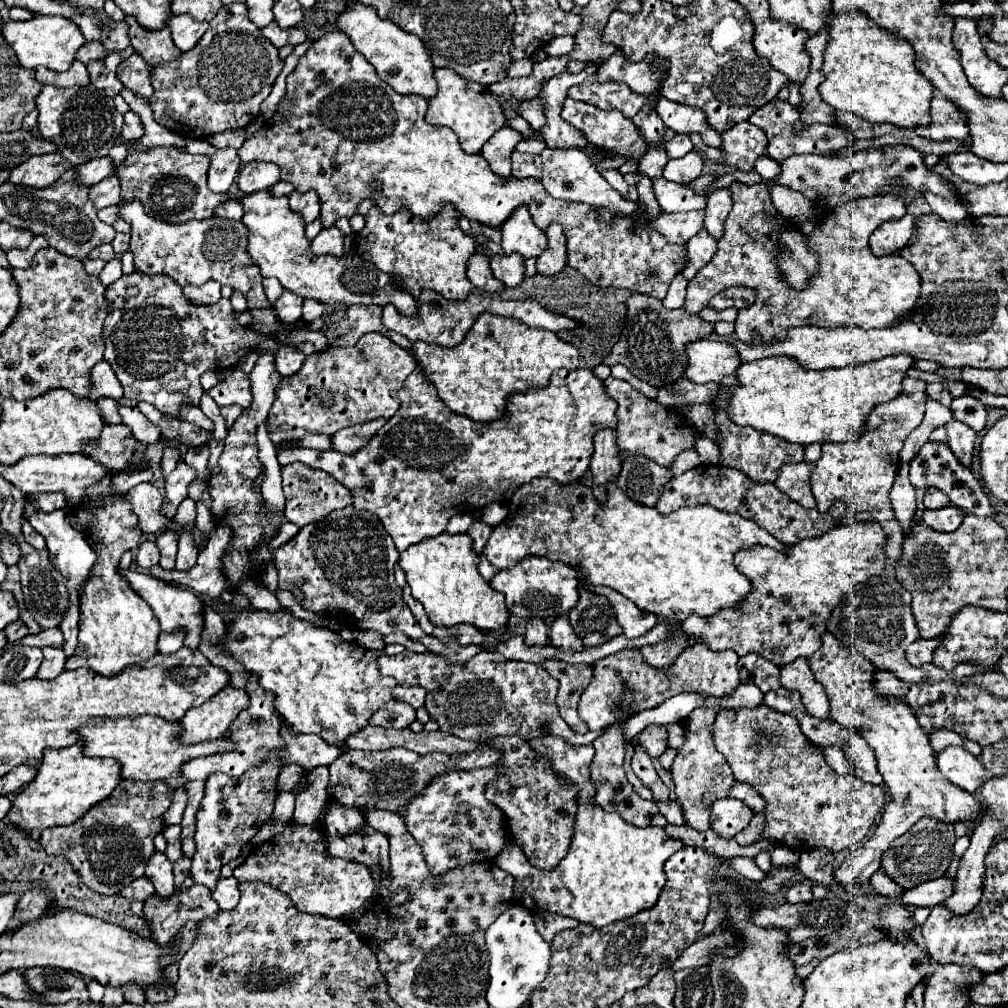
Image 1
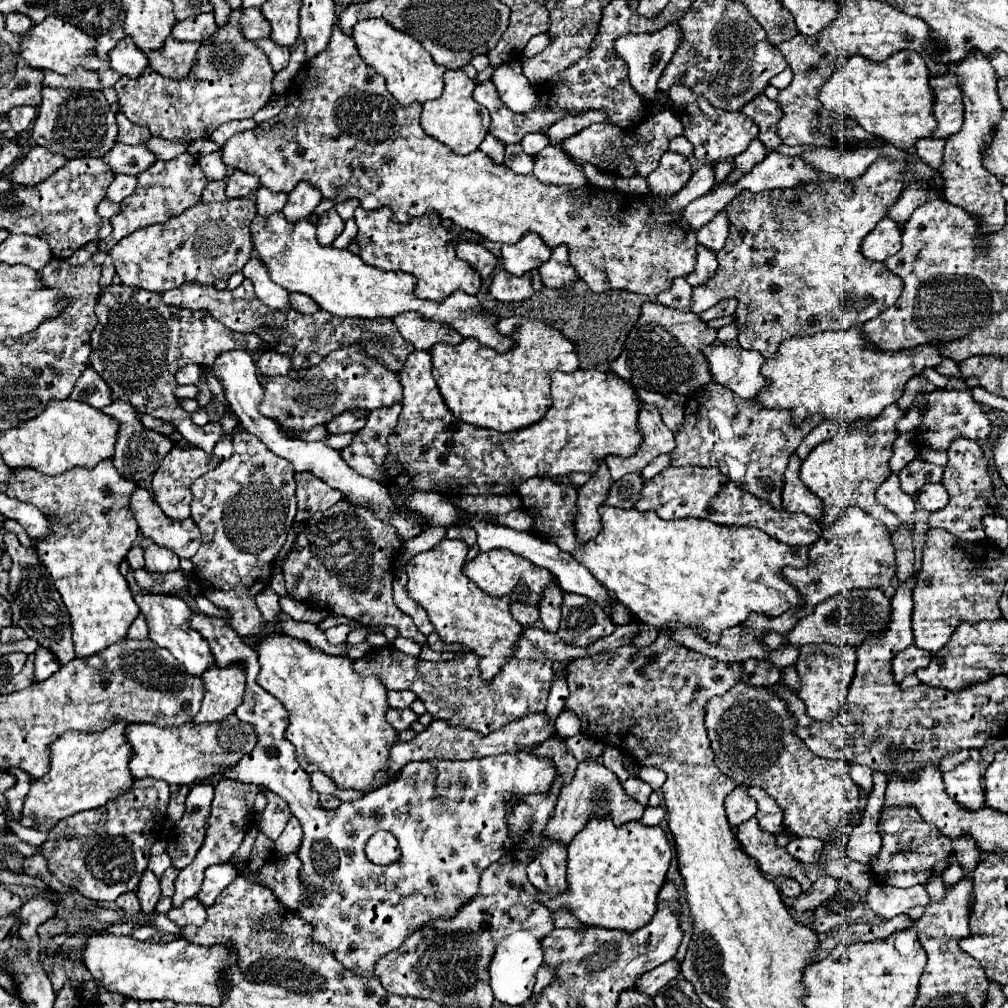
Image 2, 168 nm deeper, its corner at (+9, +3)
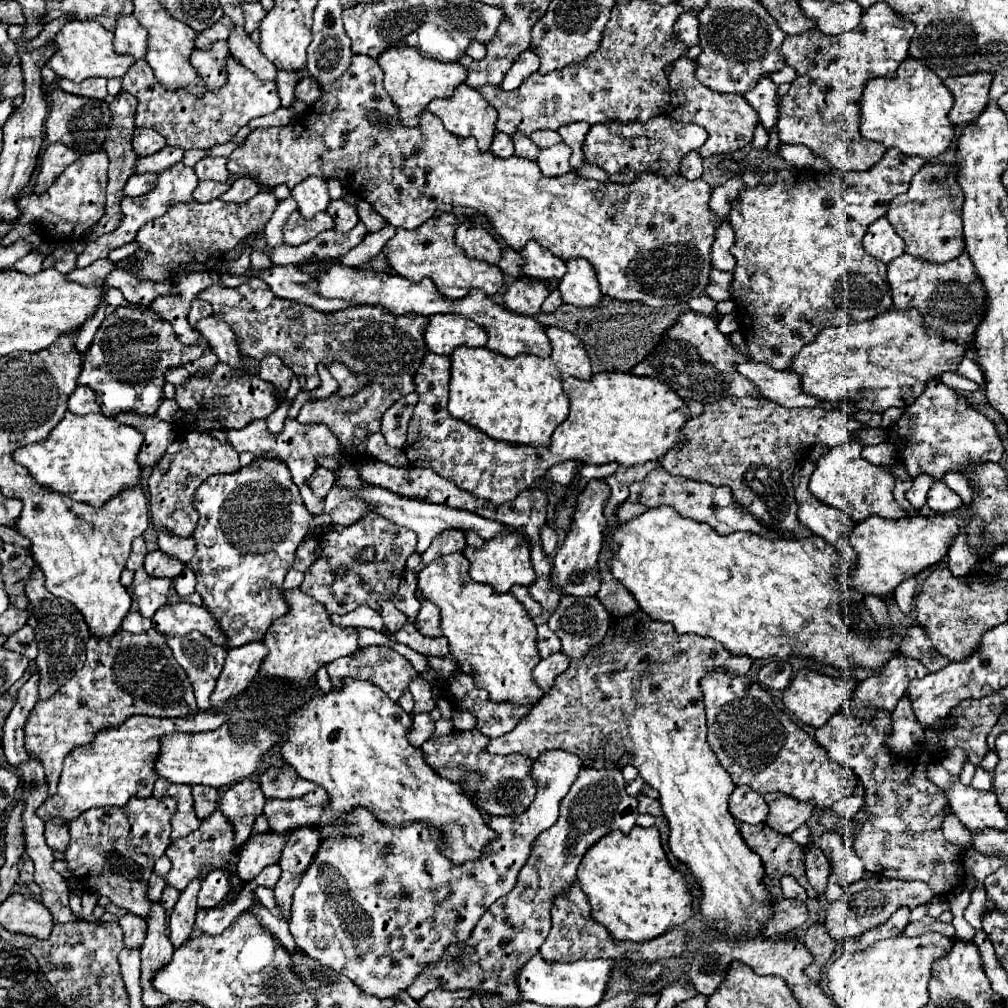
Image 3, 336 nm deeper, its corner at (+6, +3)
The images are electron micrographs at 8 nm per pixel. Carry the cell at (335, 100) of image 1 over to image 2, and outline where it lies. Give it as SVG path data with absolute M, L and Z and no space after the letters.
M336 26L334 28L334 34L330 38L330 44L328 44L328 50L324 50L320 56L316 56L312 62L306 62L304 68L298 72L298 76L294 78L290 90L288 90L288 106L276 116L272 118L270 122L262 122L252 130L246 130L246 132L240 132L236 136L232 136L224 148L222 148L222 158L224 158L224 164L228 168L236 168L236 170L242 170L242 172L248 172L248 174L254 174L258 176L260 184L264 188L270 188L270 190L282 190L282 192L290 192L298 182L306 180L310 182L312 186L316 186L324 198L330 198L334 200L336 204L348 200L348 198L358 198L360 200L360 206L366 208L366 210L378 210L378 208L390 208L392 210L392 216L396 222L408 222L416 216L424 216L426 210L436 210L442 218L450 218L454 224L458 224L460 228L468 228L472 232L478 232L482 234L484 238L492 240L492 242L502 242L502 244L514 244L518 242L526 232L536 232L540 234L540 238L544 240L544 244L548 244L548 248L556 248L560 244L568 246L570 250L570 262L572 266L576 268L578 276L590 286L592 292L608 292L608 290L628 290L628 292L636 292L636 294L646 294L646 296L658 296L660 292L666 292L672 288L672 280L676 278L686 278L688 274L694 272L696 268L696 246L698 246L698 240L696 240L696 230L694 228L688 228L688 222L684 220L684 214L682 212L664 212L662 206L666 202L666 198L674 196L676 192L680 192L690 176L692 176L692 168L688 164L688 160L676 152L666 152L660 160L660 166L646 178L648 182L648 194L646 196L630 196L630 194L624 194L624 192L618 192L618 190L602 190L602 188L596 188L596 186L588 186L584 188L584 192L576 192L576 196L572 196L572 192L564 192L564 188L556 188L556 186L550 186L550 184L540 184L540 180L536 180L534 174L528 174L528 176L520 176L516 172L512 172L508 166L504 164L496 164L492 158L488 158L484 152L476 150L468 156L460 156L460 154L454 154L446 144L438 142L436 138L428 136L422 126L420 126L420 114L422 114L422 106L420 104L410 104L410 106L400 106L398 100L386 90L386 84L384 84L384 78L374 70L374 68L368 68L358 50L356 50L356 44L350 36L342 34L340 28Z

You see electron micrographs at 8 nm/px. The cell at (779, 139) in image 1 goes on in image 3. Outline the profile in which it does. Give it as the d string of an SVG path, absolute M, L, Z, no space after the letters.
M771 78L759 80L759 84L755 86L755 90L747 92L745 100L753 106L753 110L757 110L757 114L761 118L761 126L767 132L771 132L777 126L777 120L779 120L777 84L771 82Z

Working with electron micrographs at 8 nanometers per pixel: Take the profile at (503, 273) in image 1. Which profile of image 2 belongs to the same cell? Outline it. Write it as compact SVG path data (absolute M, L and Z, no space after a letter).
M506 270L496 272L492 286L490 286L490 294L500 300L500 302L520 302L520 300L528 300L528 296L532 296L534 288L532 288L532 278L526 276L514 276Z

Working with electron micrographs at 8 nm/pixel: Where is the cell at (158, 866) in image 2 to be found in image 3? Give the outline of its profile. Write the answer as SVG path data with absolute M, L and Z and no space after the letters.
M153 872L153 874L151 874L149 890L147 890L147 894L149 894L149 902L151 902L151 900L159 900L159 898L161 898L161 892L163 892L165 884L167 884L167 878L165 878L165 876L159 876L157 872Z

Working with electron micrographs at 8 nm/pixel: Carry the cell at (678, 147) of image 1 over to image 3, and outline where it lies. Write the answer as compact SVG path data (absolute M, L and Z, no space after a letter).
M691 150L687 156L683 156L683 160L679 164L679 172L689 180L695 180L701 176L703 166L701 166L701 156L697 150Z

